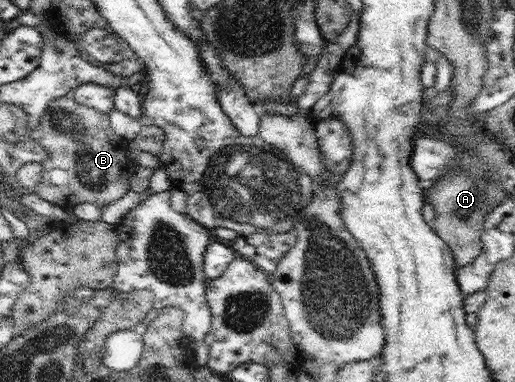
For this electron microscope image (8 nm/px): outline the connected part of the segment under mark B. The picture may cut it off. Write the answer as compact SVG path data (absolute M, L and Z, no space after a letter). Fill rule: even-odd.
M72 93L54 99L48 104L46 113L30 132L30 136L41 144L47 156L43 161L40 183L36 187L36 193L42 199L63 209L88 202L94 202L102 209L109 203L124 197L130 190L128 180L134 174L135 165L130 163L130 158L126 154L127 142L112 129L108 114L78 103Z

